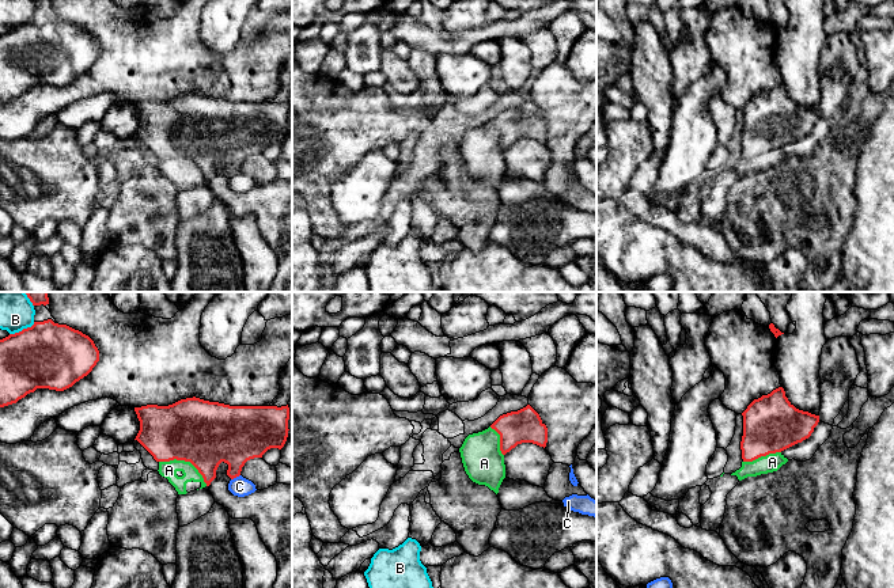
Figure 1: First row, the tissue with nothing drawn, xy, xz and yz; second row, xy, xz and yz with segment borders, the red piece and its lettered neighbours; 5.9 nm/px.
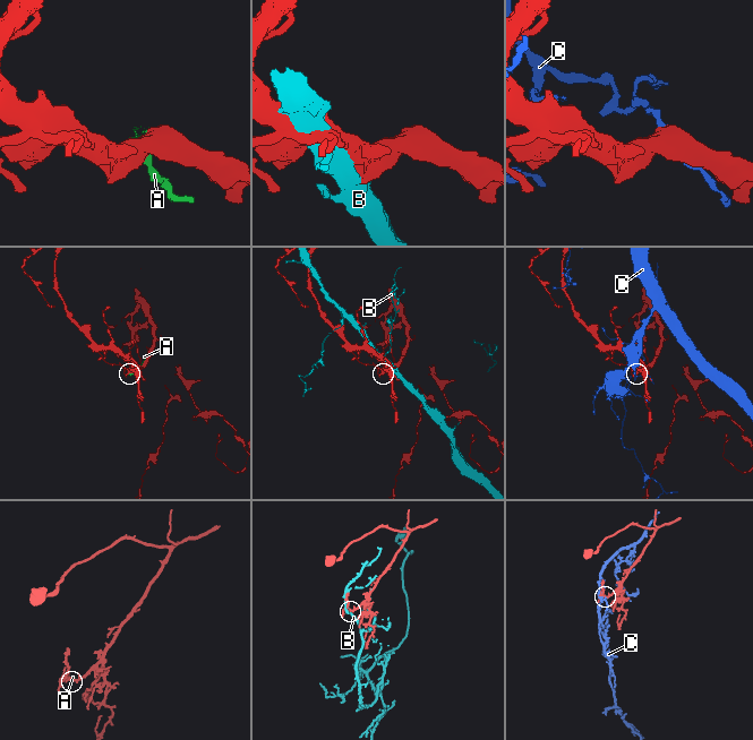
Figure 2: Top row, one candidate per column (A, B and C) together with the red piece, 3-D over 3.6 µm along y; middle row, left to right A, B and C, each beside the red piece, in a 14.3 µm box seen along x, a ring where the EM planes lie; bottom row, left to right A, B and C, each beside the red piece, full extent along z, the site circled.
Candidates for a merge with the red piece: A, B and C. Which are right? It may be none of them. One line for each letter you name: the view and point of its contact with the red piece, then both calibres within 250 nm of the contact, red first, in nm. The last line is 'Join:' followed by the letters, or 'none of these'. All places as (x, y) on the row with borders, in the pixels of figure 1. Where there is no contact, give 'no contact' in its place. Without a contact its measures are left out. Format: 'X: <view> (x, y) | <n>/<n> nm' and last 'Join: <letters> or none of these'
Join: none of these

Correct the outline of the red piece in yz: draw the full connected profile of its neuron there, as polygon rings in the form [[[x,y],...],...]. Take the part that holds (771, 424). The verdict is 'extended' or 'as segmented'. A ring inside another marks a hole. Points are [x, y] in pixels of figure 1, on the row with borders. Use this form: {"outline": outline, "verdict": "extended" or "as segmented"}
{"outline": [[[783,387],[754,399],[742,416],[743,462],[753,462],[802,443],[811,436],[819,422],[819,416],[796,409]]], "verdict": "as segmented"}

